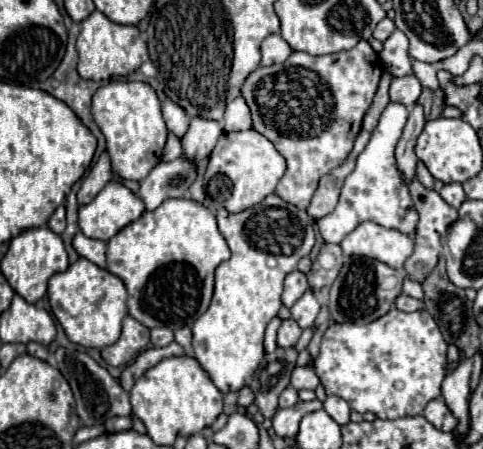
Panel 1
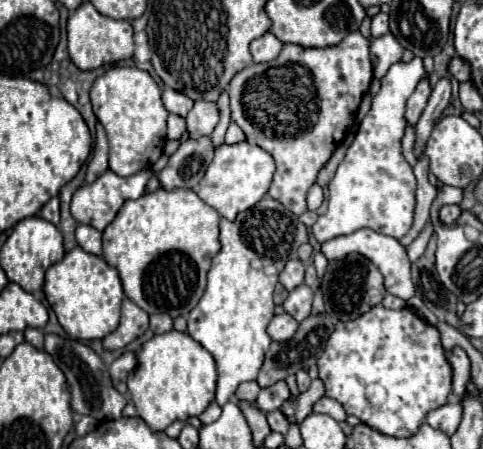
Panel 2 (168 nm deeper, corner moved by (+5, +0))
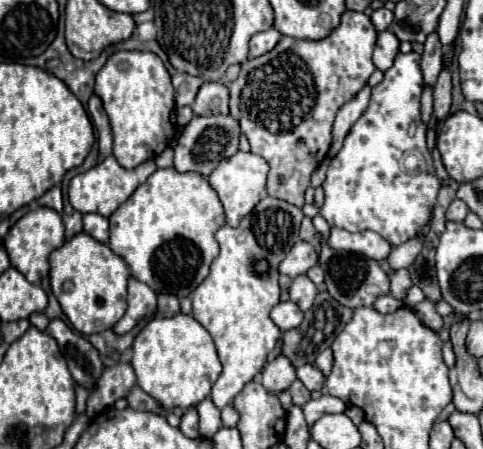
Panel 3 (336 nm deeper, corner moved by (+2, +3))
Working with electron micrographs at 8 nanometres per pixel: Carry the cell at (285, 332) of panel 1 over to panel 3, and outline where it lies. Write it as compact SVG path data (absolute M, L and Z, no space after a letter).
M287 300L287 302L279 302L271 310L271 318L281 332L287 332L291 328L297 328L303 322L303 312L299 310L299 306L295 306L295 302Z

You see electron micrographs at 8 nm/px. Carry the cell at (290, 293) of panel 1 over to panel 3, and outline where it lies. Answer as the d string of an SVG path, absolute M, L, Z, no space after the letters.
M299 240L287 254L287 258L281 262L279 272L287 274L289 278L295 278L299 274L305 274L311 266L315 266L319 260L319 254L315 252L313 244Z

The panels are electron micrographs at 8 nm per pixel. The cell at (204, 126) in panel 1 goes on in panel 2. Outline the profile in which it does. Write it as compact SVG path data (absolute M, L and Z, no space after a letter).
M196 101L190 113L186 115L186 131L190 139L210 135L218 123L218 109L214 103Z

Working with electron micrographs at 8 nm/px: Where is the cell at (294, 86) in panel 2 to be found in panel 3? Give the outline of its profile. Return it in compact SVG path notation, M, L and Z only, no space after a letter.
M345 10L341 24L321 40L297 40L283 36L273 50L241 64L237 80L229 84L231 116L239 120L243 134L251 144L251 152L259 154L269 164L267 194L295 206L303 206L309 178L331 146L331 128L337 110L349 102L369 80L375 66L371 54L377 42L377 30L363 12Z

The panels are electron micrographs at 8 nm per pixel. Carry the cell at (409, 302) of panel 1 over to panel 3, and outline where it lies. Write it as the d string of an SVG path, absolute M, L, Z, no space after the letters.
M385 294L385 296L379 296L379 298L373 302L373 308L379 310L381 314L389 314L389 312L395 312L397 308L401 308L401 300L393 298L391 294Z

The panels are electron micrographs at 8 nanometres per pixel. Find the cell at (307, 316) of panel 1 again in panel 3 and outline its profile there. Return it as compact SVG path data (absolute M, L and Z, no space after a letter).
M301 274L293 280L293 284L289 288L289 296L305 312L313 306L313 300L317 296L317 286L305 274Z

